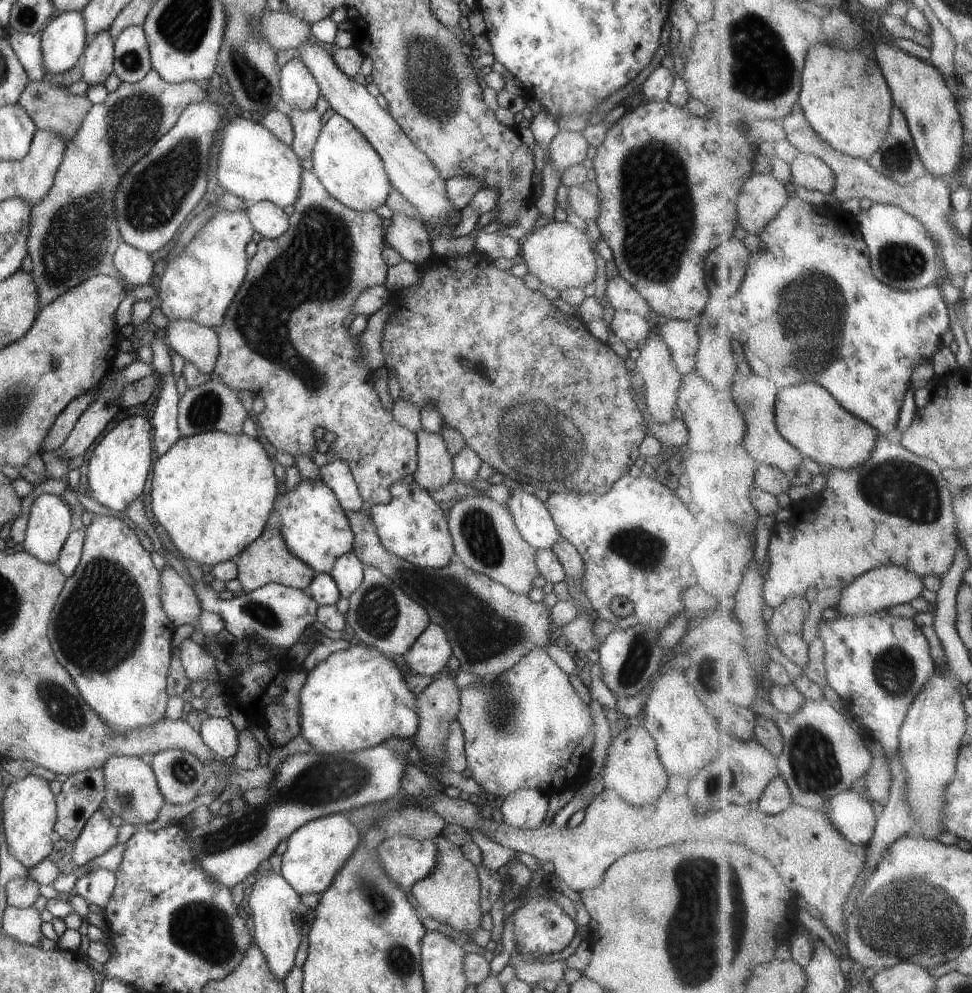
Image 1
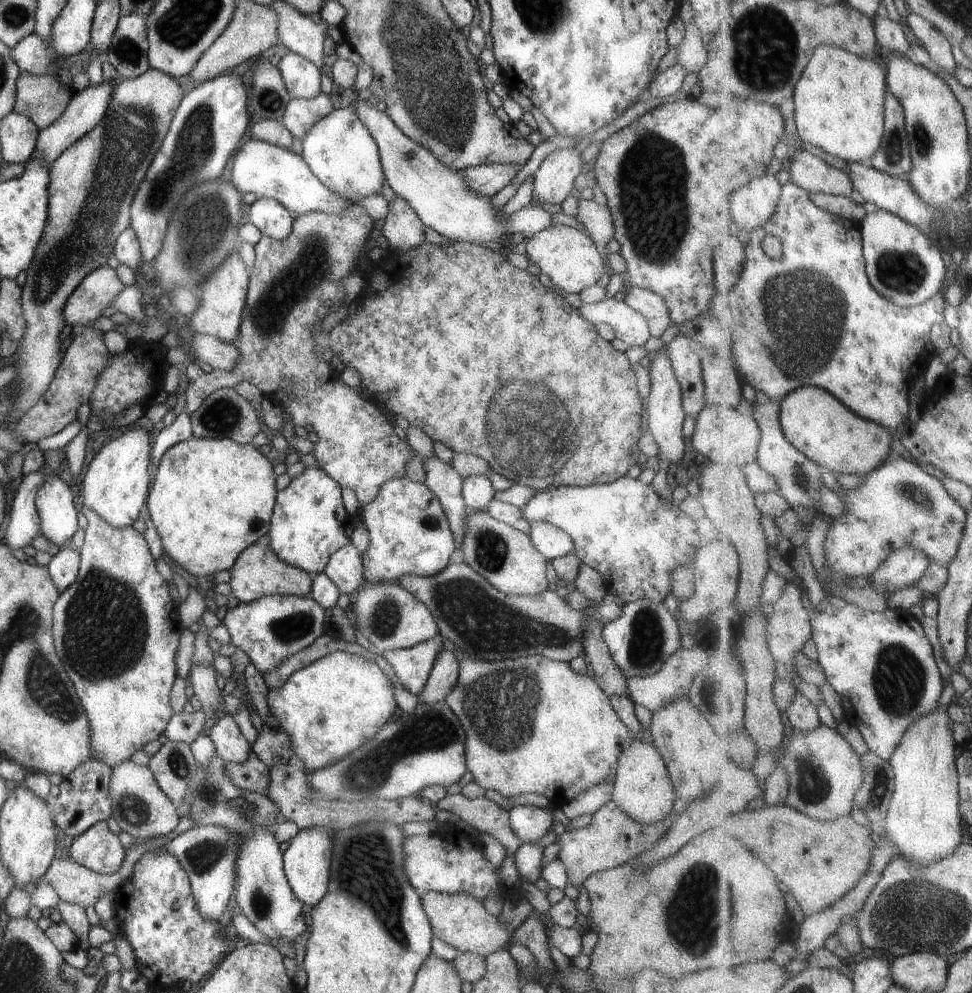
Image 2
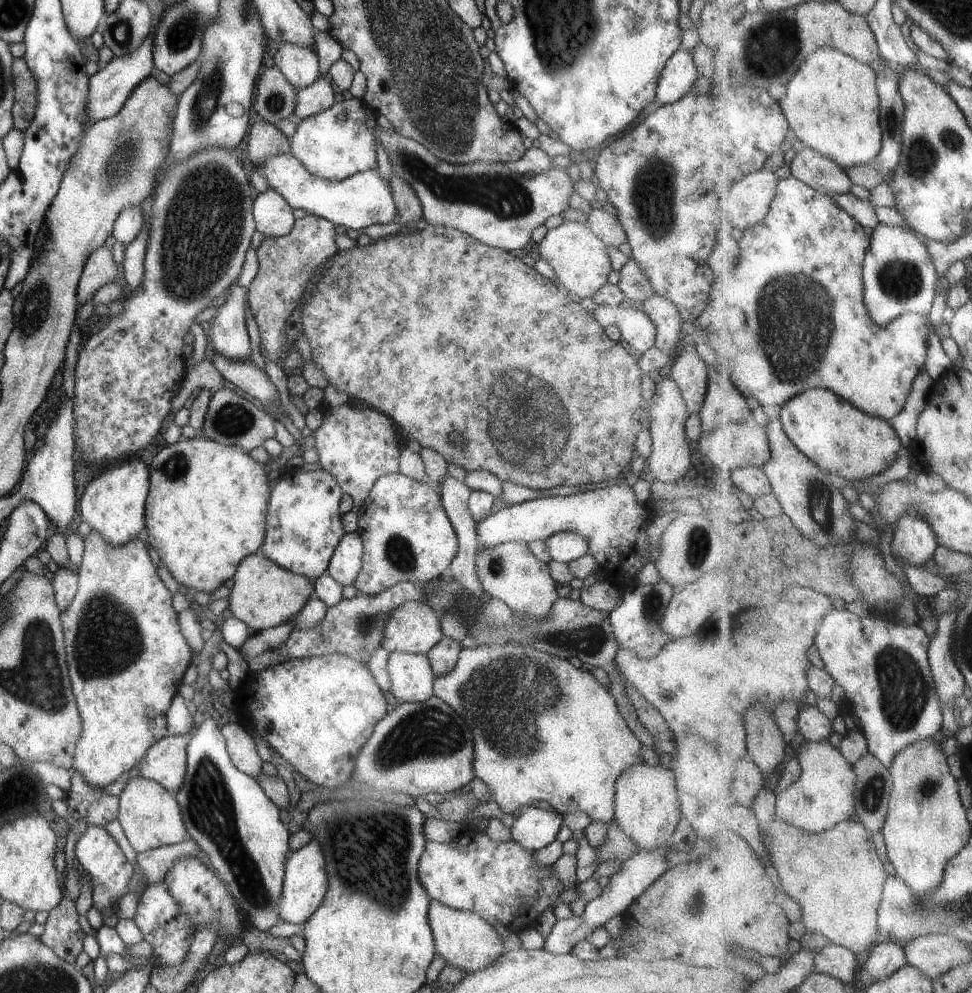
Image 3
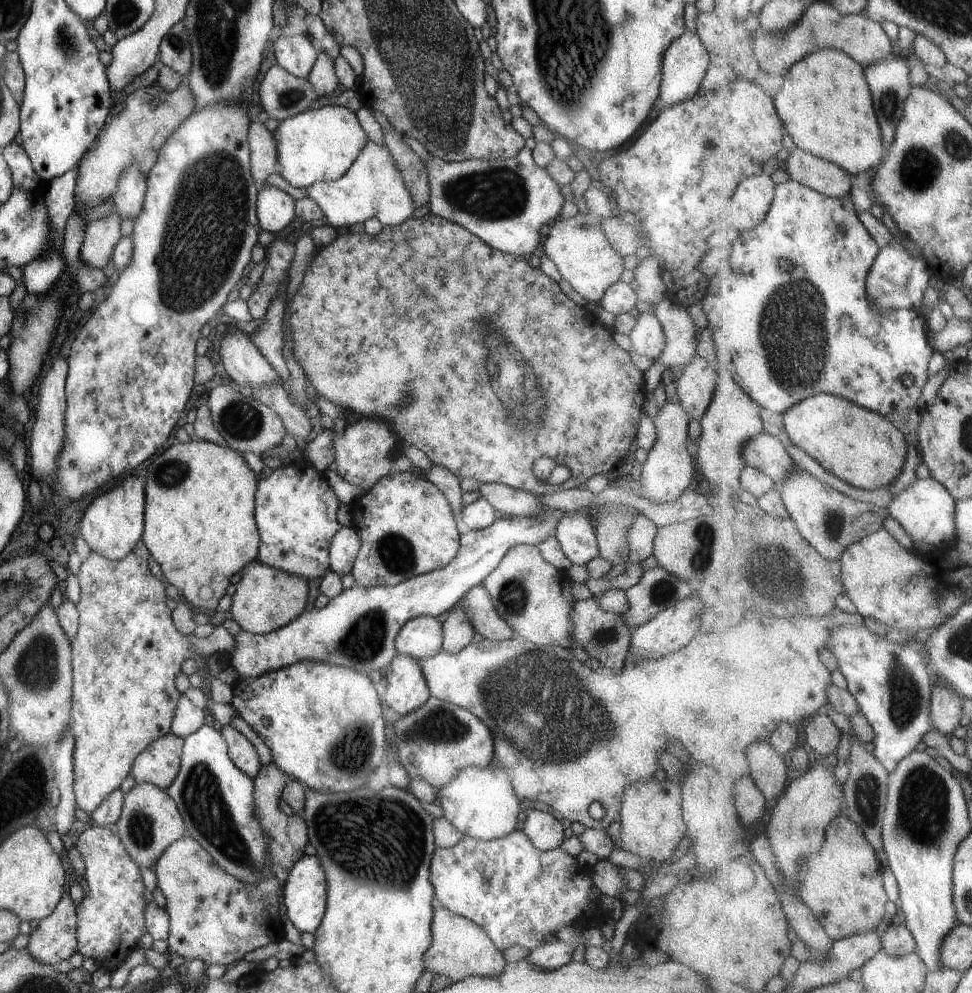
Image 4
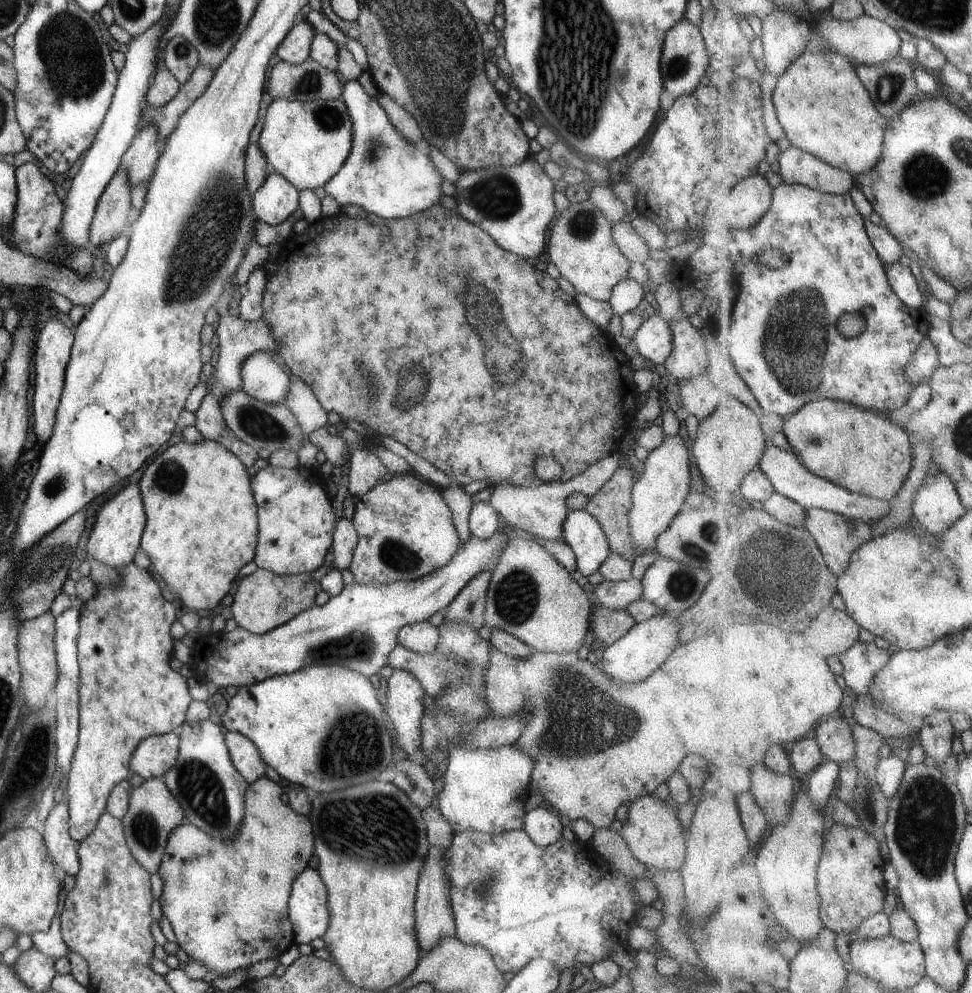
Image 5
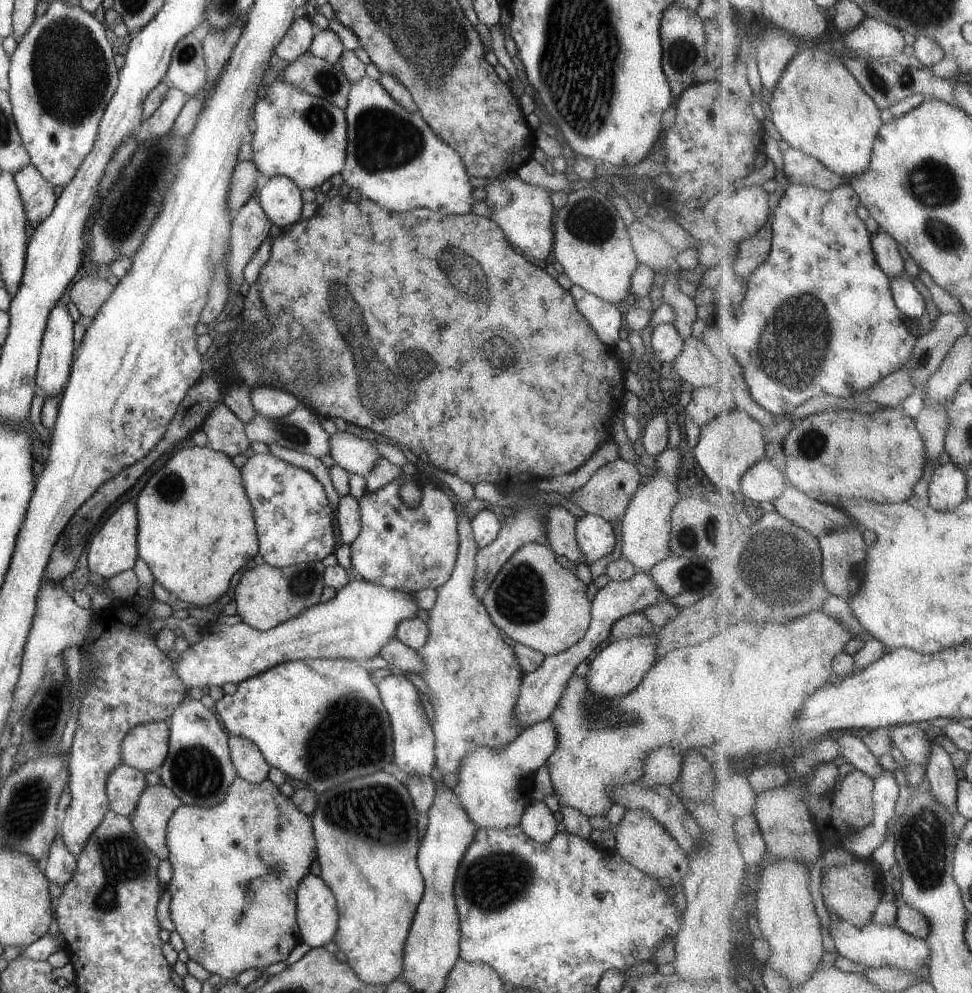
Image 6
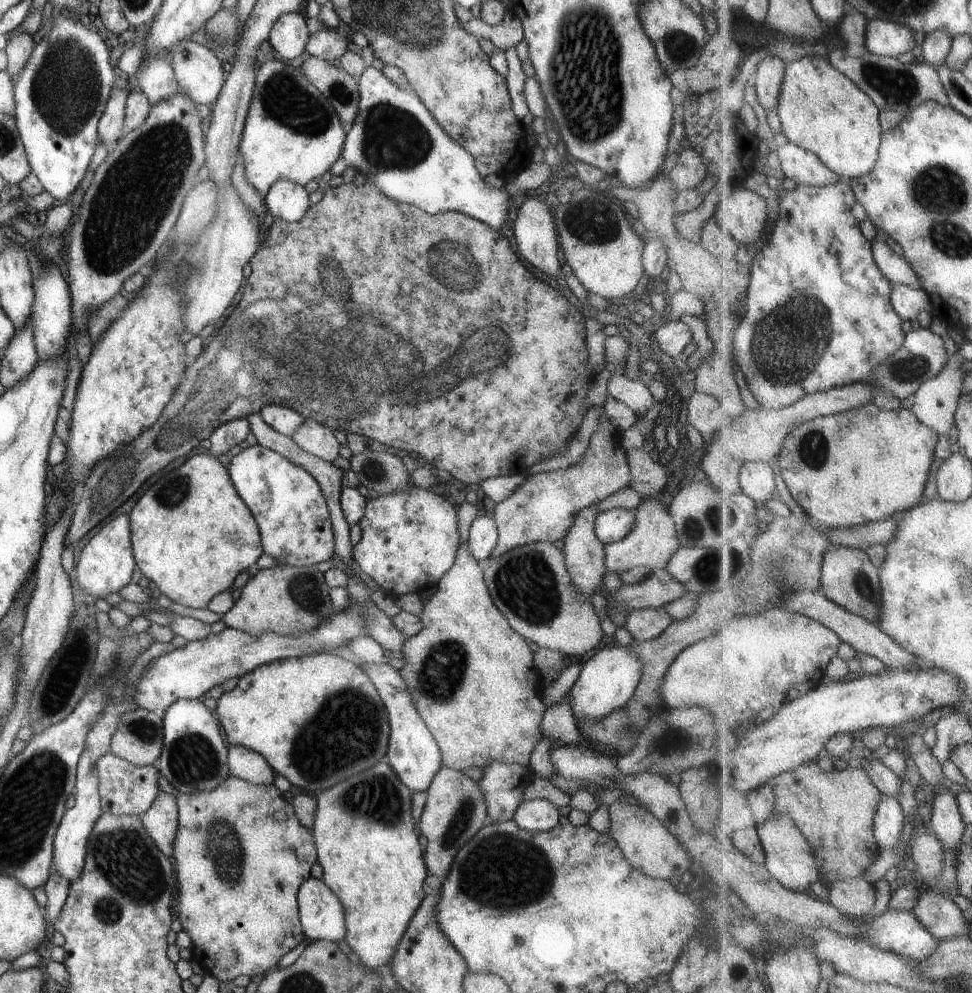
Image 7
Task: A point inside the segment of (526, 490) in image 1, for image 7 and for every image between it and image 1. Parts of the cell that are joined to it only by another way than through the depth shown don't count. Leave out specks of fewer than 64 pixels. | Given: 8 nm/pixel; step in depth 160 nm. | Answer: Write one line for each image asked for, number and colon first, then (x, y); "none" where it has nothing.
2: (550, 541)
3: (563, 546)
4: (576, 537)
5: (580, 531)
6: (595, 537)
7: (609, 527)

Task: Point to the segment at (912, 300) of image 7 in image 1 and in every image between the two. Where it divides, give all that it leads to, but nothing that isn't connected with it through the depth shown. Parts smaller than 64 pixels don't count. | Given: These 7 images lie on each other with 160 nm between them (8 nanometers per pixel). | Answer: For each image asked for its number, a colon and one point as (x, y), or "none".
1: (903, 253)
2: (905, 265)
3: (899, 275)
4: (897, 280)
5: (901, 278)
6: (908, 298)

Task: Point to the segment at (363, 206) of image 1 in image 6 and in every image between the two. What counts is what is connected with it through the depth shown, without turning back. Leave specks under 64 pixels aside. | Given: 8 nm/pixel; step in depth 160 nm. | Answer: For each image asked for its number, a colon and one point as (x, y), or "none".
2: (339, 151)
3: (333, 144)
4: (316, 145)
5: (306, 143)
6: (302, 137)

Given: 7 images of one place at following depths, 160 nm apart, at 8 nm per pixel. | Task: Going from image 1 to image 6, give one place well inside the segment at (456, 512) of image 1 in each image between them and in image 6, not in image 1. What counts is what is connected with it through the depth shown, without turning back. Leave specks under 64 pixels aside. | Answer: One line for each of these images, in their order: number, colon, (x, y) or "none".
2: (503, 555)
3: (508, 571)
4: (533, 598)
5: (529, 595)
6: (532, 599)

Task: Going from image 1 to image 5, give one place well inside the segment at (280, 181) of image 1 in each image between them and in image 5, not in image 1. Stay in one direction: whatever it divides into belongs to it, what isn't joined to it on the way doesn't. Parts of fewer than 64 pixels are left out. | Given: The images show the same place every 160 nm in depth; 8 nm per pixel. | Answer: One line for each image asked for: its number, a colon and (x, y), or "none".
2: (268, 171)
3: (364, 198)
4: (372, 187)
5: (386, 176)

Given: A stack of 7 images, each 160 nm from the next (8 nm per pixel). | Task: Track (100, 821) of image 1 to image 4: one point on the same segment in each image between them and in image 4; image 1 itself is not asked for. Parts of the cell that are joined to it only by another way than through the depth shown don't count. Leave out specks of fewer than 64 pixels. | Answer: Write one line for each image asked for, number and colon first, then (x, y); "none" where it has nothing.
2: (97, 848)
3: (101, 859)
4: (109, 920)

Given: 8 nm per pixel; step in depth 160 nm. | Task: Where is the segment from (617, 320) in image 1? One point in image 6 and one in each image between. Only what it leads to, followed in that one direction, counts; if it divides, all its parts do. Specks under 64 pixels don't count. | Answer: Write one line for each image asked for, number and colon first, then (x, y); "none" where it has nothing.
2: (628, 325)
3: (637, 332)
4: (647, 338)
5: (653, 339)
6: (666, 343)

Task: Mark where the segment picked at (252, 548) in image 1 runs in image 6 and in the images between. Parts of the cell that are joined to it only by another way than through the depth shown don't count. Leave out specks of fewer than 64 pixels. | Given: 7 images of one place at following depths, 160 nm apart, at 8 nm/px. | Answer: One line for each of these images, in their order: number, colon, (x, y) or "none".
2: (257, 571)
3: (263, 595)
4: (266, 598)
5: (263, 600)
6: (265, 596)

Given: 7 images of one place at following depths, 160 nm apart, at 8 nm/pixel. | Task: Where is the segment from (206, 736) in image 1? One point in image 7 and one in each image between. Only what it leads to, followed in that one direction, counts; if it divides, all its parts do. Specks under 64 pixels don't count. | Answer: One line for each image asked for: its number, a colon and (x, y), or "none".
2: (230, 746)
3: (240, 746)
4: (242, 754)
5: (245, 758)
6: (248, 761)
7: (250, 766)

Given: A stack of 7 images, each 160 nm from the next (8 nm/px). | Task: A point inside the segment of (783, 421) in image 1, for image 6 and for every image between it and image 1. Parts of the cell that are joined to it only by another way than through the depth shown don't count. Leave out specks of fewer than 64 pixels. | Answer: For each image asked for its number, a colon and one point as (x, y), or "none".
2: (815, 421)
3: (851, 445)
4: (863, 449)
5: (855, 448)
6: (827, 454)

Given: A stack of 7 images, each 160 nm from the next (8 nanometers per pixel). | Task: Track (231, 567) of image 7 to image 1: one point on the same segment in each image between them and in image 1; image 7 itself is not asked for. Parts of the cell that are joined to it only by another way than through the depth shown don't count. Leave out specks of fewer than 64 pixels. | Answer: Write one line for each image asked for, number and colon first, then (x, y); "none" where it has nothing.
1: (212, 492)
2: (211, 497)
3: (205, 508)
4: (199, 526)
5: (201, 524)
6: (196, 528)

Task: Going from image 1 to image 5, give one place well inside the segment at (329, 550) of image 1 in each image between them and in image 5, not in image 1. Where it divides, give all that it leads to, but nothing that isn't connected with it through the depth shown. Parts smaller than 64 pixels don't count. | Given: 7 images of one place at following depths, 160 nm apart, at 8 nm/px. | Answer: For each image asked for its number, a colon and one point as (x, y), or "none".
2: (308, 523)
3: (302, 526)
4: (294, 512)
5: (295, 521)

